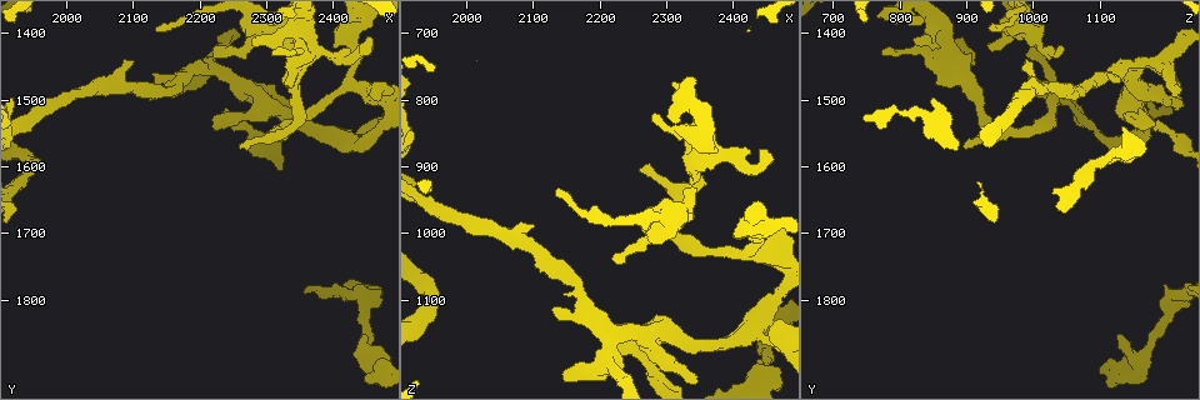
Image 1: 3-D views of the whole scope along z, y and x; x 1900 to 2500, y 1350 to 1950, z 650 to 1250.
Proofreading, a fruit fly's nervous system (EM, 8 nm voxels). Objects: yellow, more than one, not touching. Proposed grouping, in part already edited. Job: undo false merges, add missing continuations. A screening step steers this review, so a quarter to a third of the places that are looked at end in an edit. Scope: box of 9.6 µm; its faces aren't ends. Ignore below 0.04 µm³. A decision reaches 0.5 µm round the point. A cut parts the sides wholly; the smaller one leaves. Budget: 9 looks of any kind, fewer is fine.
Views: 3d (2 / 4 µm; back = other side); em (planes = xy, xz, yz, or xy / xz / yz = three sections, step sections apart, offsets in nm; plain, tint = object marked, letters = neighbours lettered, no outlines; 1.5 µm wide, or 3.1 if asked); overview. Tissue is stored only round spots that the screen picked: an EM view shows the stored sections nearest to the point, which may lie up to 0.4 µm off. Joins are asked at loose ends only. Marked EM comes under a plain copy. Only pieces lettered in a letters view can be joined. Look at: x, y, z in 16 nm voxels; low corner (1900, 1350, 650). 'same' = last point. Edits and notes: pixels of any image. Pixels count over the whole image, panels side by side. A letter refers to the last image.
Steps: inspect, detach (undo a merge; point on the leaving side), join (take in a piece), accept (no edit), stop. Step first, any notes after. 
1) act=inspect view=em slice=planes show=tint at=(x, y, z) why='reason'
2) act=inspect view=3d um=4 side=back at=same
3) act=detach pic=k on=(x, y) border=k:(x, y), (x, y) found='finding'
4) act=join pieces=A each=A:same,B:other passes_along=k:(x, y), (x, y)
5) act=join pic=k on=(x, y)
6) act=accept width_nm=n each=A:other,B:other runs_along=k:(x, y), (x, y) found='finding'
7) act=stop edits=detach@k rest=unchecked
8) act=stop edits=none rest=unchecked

act=inspect view=3d um=4 at=(2330, 1475, 855) why='branch stops here'

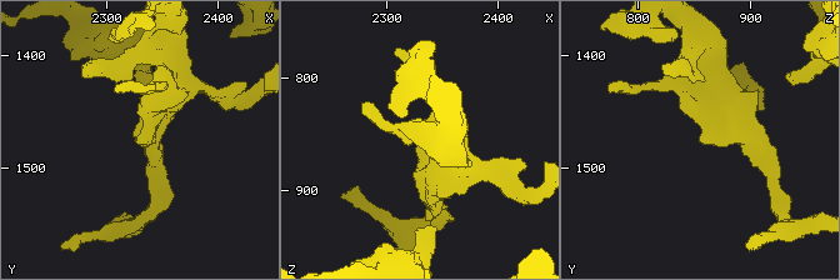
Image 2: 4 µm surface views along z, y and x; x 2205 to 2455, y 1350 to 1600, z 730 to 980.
act=inspect view=em slice=yz step=4 show=tint at=(2330, 1474, 856) why='need the tissue'

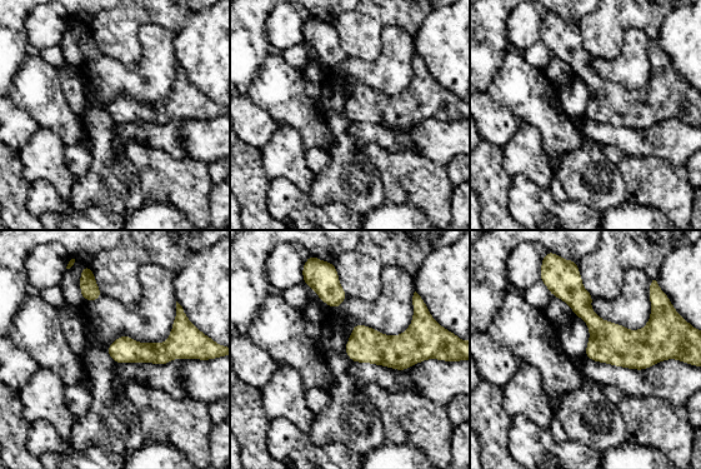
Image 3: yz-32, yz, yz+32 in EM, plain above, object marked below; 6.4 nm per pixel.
act=inspect view=em slice=planes show=letters at=same why='cut it another way'

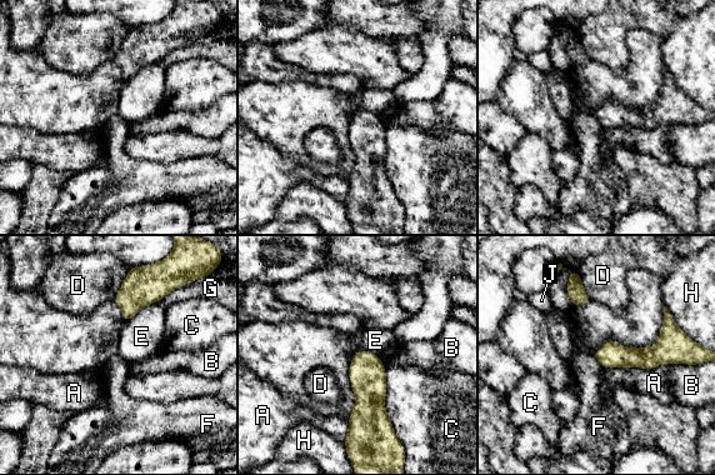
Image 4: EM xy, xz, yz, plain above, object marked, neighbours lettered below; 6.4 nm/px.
act=accept each=A:other,B:other,C:other,D:other,E:other,F:other,G:other,H:other,J:other runs_along=4:(673, 349), (654, 356), (598, 354) found='none of them fits'

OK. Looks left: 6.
act=inspect view=em slice=planes show=tint at=(2435, 1480, 1035) why='calibre changes'

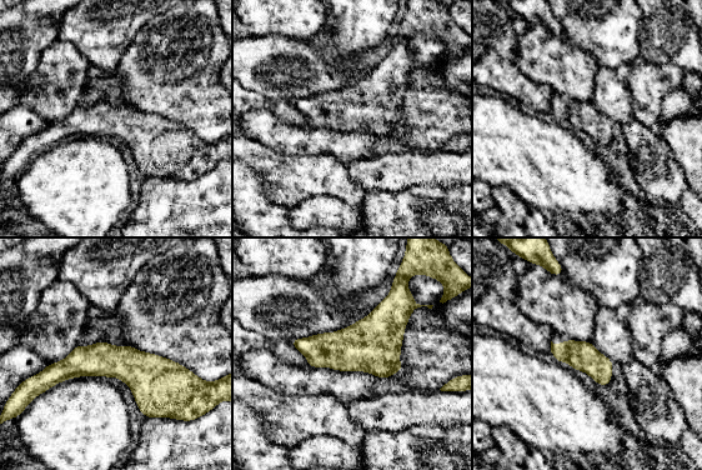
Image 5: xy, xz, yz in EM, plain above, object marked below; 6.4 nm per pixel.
act=inspect view=em slice=planes show=letters at=same

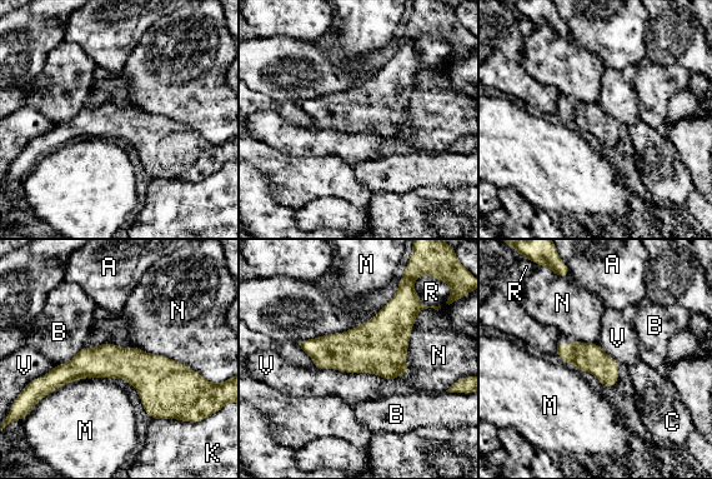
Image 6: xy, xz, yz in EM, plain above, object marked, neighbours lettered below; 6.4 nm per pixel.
act=accept width_nm=190 each=A:other,B:other,C:other,K:other,M:other,N:other,R:other,V:other runs_along=6:(191, 373), (81, 365), (46, 378) found='all the same neuron'

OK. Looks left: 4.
act=inspect view=3d um=4 at=(2450, 1855, 1125) why='free end'

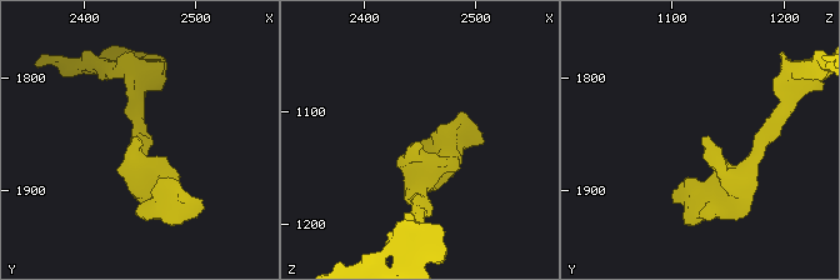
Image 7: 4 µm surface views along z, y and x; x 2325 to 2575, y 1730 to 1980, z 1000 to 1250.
act=inspect view=em slice=planes show=letters at=(2450, 1854, 1130) why='now the EM'

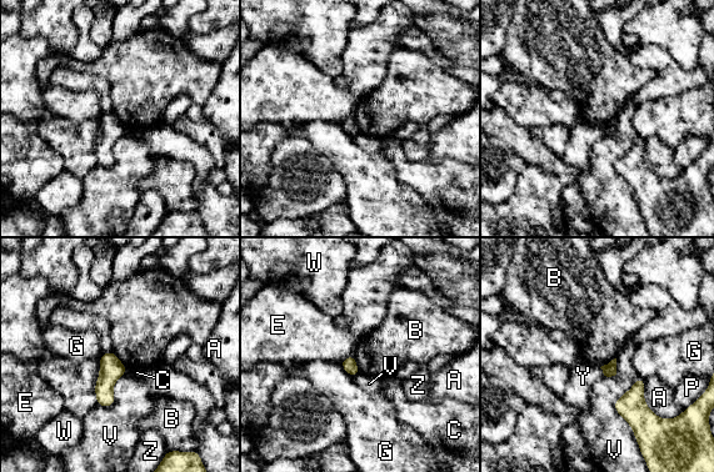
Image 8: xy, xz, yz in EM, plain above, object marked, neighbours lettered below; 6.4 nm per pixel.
act=accept each=A:other,B:other,C:other,E:other,G:other,P:other,V:other,W:other,Y:other,Z:other border=8:(111, 351), (128, 371) found='no lettered piece goes on from it'

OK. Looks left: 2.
act=inspect view=em slice=yz step=8 show=tint at=(2430, 1560, 1145) why='three-way junction'

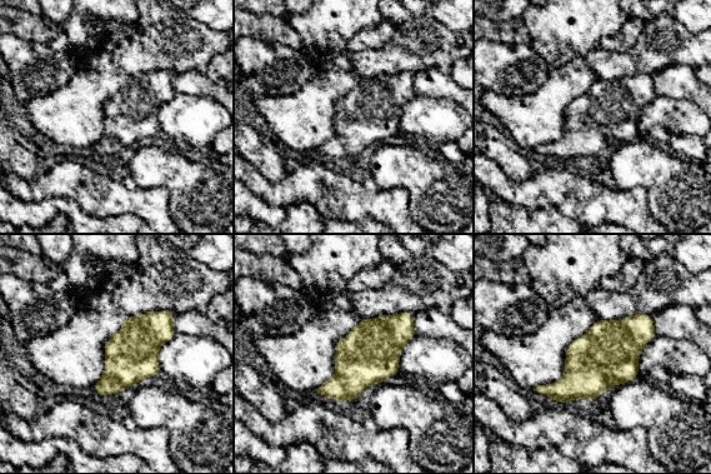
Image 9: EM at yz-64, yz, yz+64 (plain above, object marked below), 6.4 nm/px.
act=inspect view=em slice=yz step=8 show=letters at=same

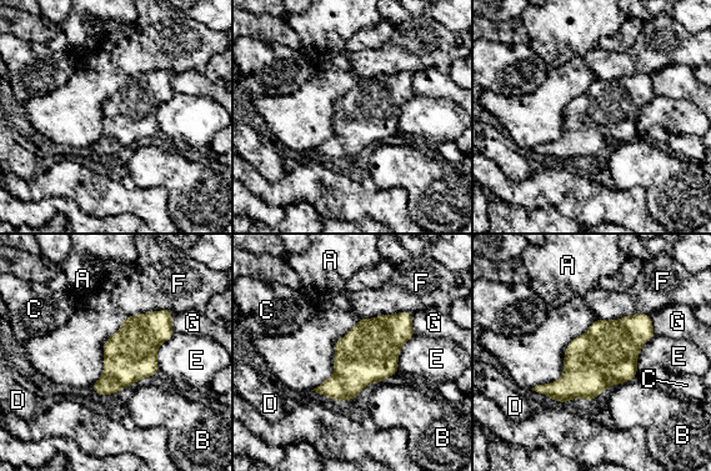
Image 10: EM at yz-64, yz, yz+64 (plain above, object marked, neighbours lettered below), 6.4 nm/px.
act=accept longest_contact=F:360nm each=A:other,B:other,C:other,D:other,E:other,F:other,G:other found='continuous, no second neuron'

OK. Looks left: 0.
act=stop edits=none rest=unchecked

